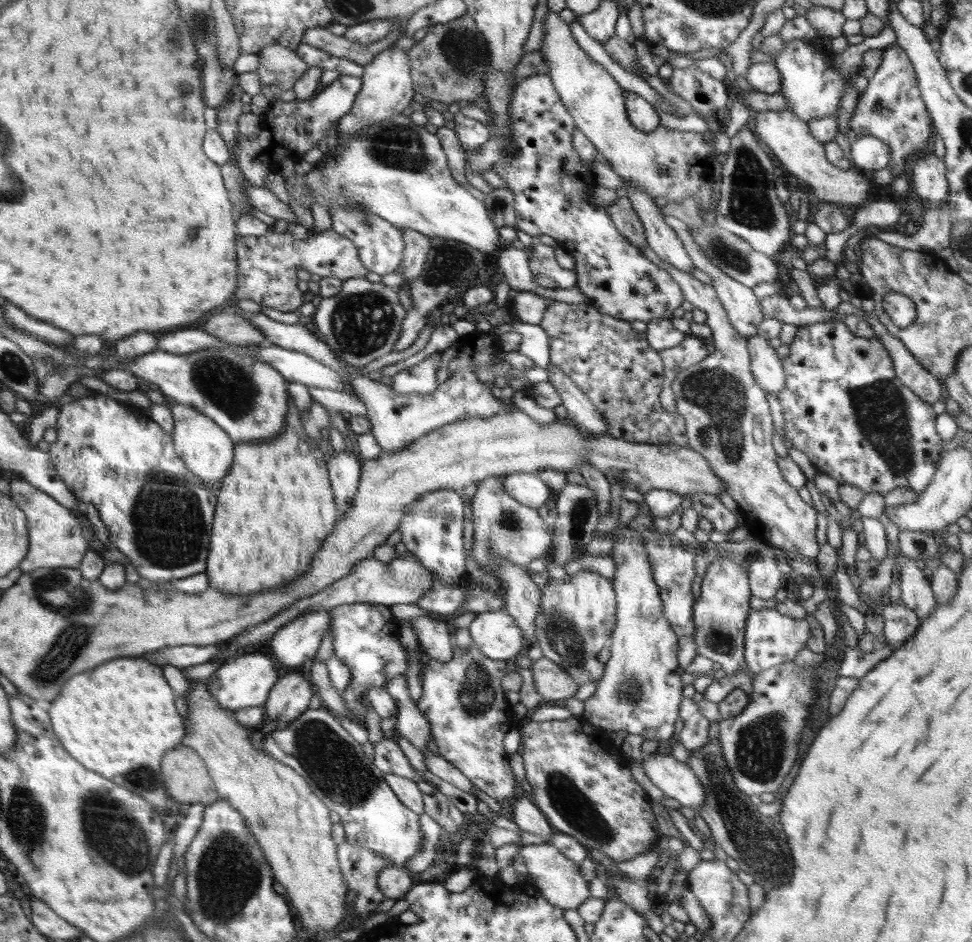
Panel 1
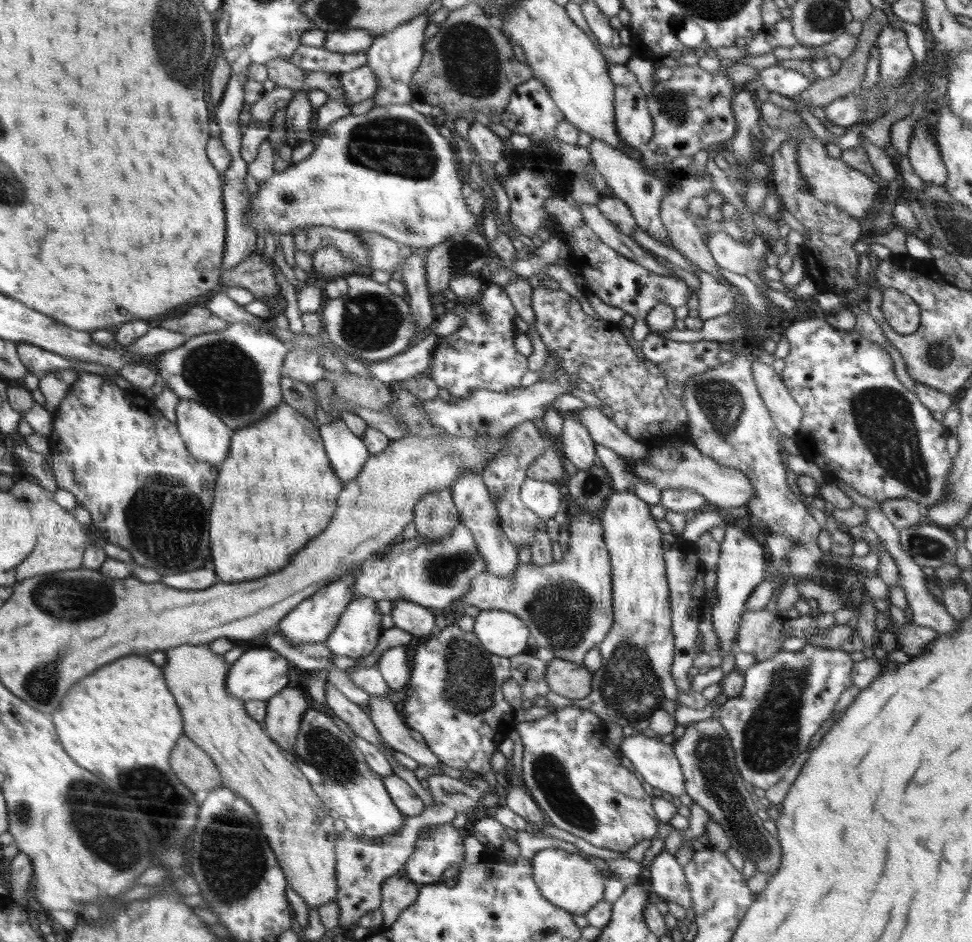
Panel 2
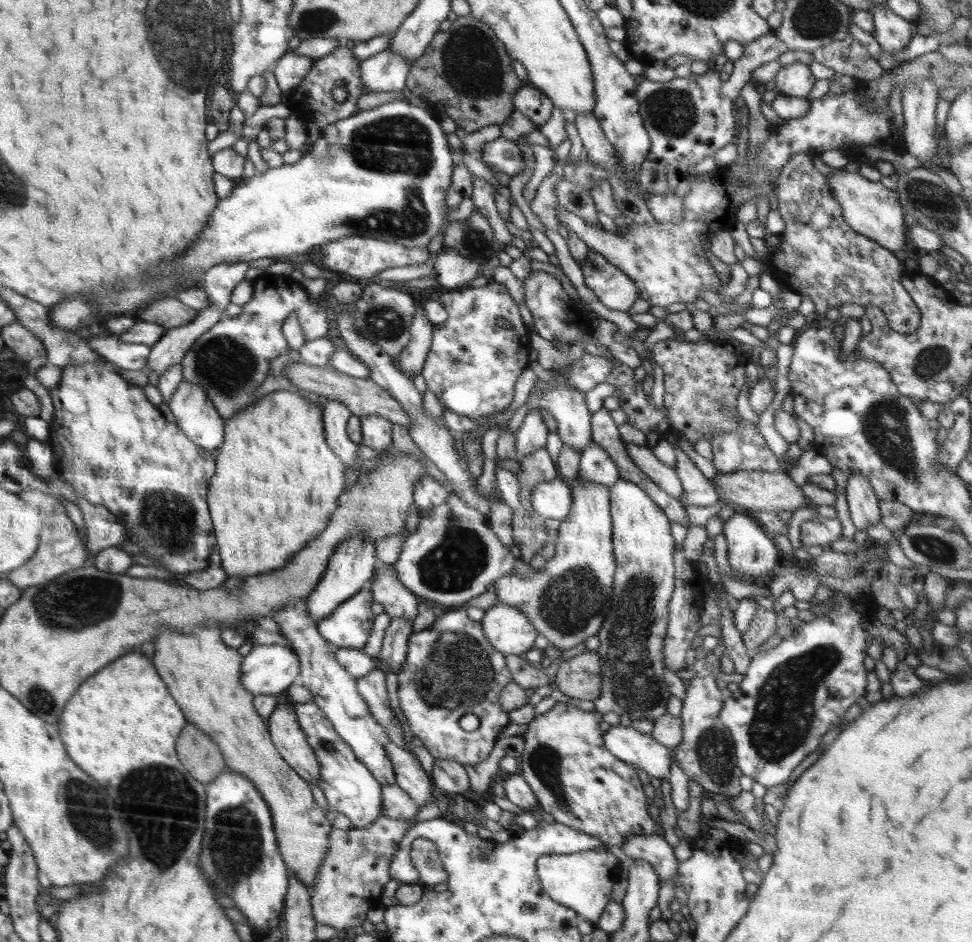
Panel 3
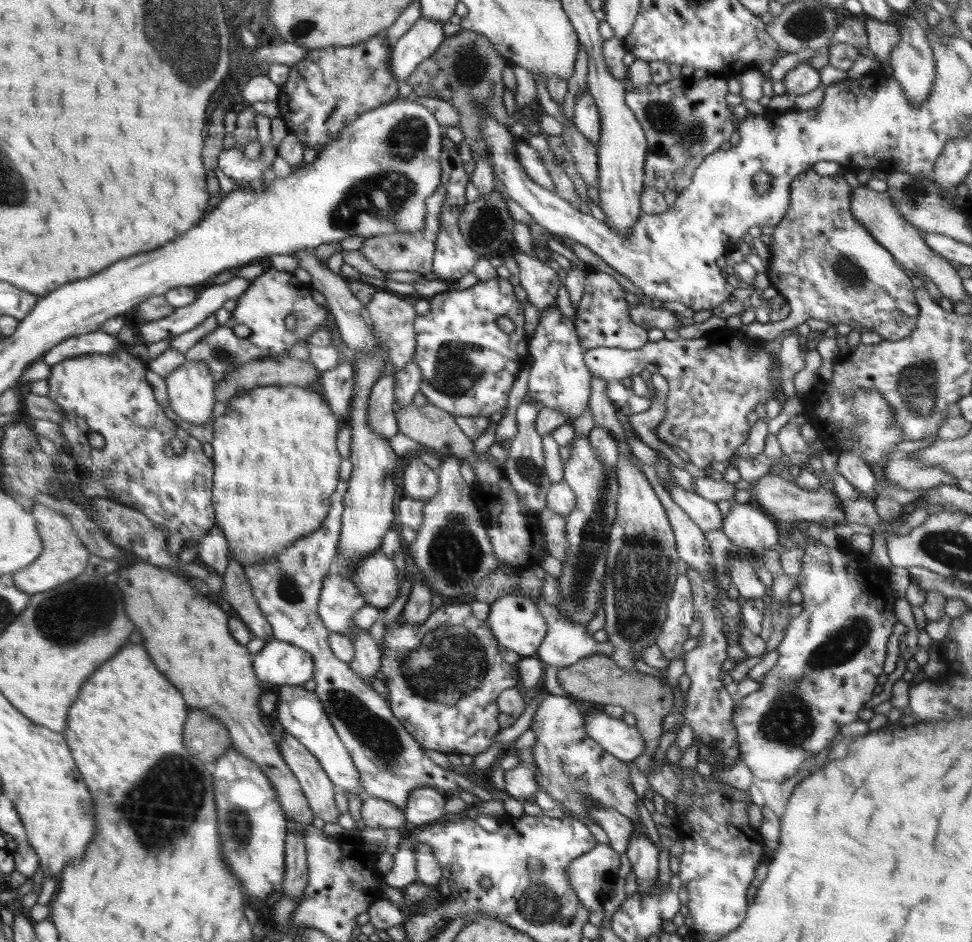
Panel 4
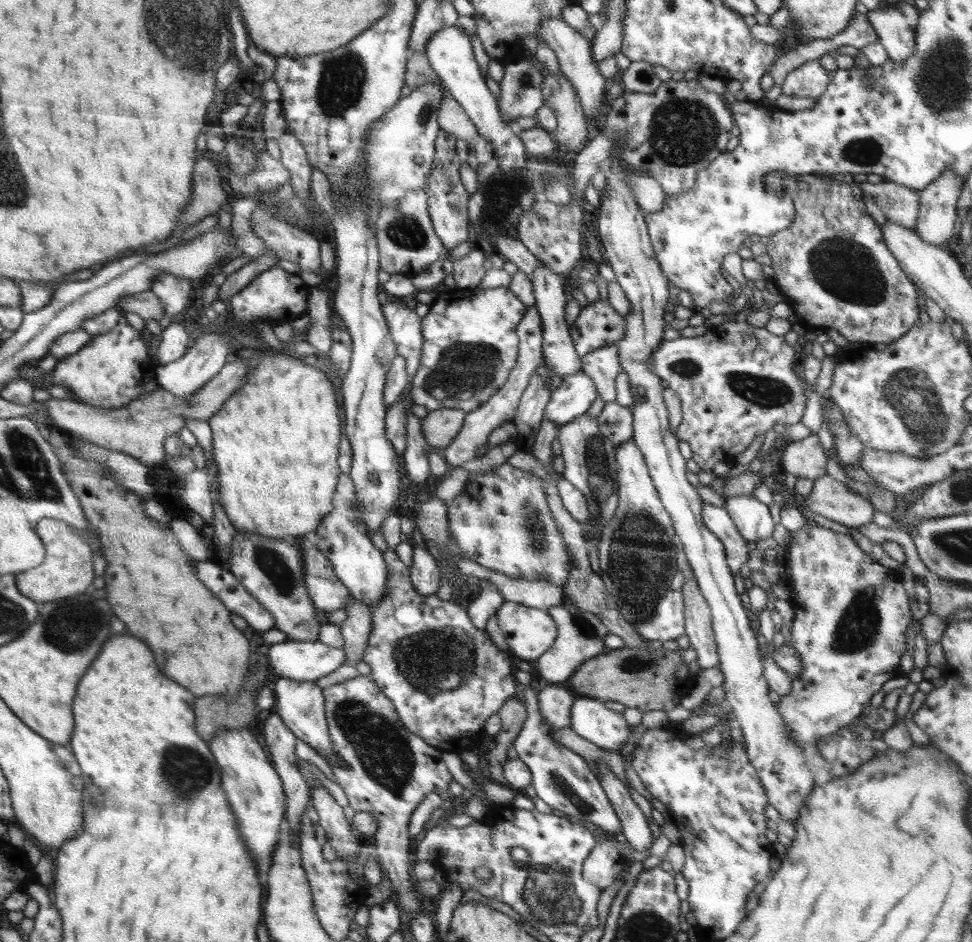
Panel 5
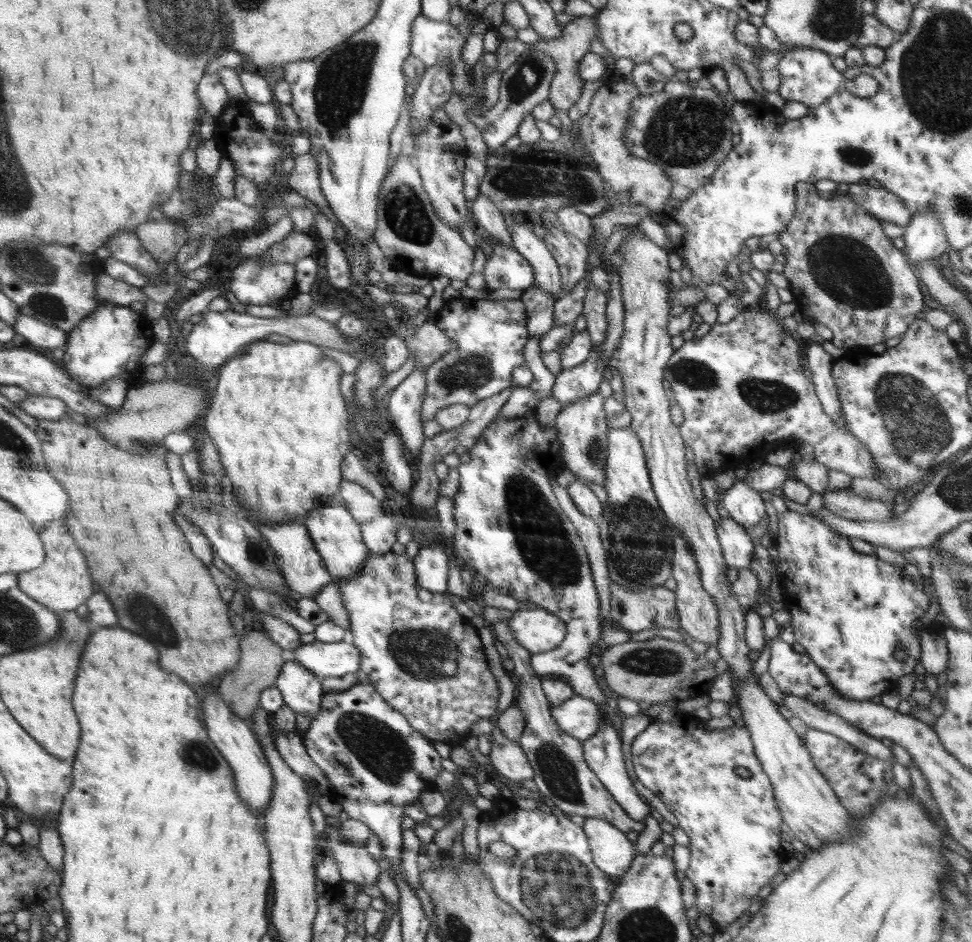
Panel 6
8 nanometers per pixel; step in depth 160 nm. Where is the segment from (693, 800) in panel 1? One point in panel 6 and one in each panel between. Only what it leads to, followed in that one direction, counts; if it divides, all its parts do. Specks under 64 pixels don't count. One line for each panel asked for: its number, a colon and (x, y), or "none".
2: (655, 762)
3: (631, 746)
4: (623, 741)
5: (590, 718)
6: (580, 717)

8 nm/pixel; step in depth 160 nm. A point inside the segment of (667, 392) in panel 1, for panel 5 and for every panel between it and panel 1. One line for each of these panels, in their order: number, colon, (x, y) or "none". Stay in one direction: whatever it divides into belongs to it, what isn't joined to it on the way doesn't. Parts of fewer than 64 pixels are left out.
2: (678, 361)
3: (703, 381)
4: (715, 382)
5: (736, 381)

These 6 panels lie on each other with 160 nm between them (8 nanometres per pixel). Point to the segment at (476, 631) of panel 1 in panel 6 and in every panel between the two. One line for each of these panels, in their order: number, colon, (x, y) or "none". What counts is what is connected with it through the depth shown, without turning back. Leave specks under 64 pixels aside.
2: (500, 632)
3: (508, 630)
4: (515, 621)
5: (529, 632)
6: (538, 631)

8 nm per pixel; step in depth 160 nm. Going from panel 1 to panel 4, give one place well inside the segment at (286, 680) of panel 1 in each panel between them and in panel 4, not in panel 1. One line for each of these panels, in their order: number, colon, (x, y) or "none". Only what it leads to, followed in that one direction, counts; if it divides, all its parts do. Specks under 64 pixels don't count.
2: (284, 712)
3: (289, 738)
4: (315, 783)

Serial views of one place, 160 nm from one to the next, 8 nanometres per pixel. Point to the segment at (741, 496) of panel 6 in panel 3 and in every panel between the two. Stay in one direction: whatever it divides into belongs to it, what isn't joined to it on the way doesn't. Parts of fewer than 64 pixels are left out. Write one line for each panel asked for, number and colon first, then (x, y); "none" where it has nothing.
3: (751, 549)
4: (747, 525)
5: (752, 518)

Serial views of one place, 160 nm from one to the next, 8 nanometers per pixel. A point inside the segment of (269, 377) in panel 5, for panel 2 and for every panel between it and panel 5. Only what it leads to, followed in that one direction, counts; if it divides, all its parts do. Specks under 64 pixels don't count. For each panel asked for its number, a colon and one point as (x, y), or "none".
2: (276, 491)
3: (277, 482)
4: (276, 464)

